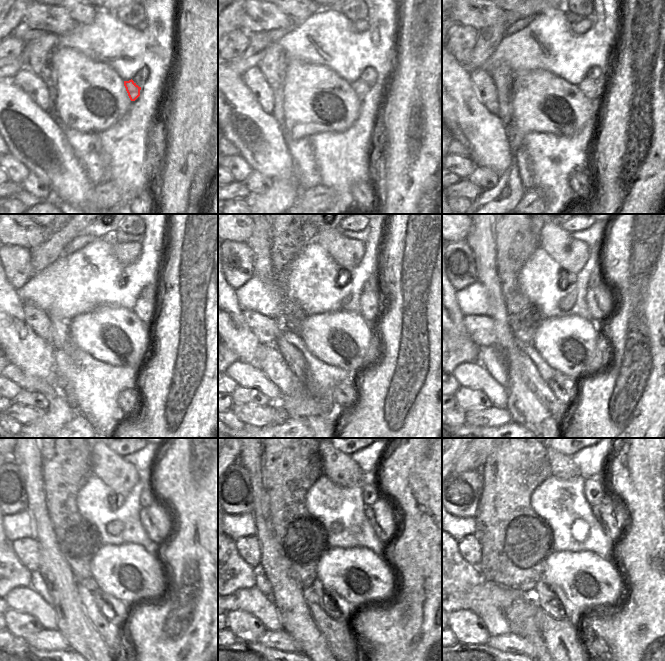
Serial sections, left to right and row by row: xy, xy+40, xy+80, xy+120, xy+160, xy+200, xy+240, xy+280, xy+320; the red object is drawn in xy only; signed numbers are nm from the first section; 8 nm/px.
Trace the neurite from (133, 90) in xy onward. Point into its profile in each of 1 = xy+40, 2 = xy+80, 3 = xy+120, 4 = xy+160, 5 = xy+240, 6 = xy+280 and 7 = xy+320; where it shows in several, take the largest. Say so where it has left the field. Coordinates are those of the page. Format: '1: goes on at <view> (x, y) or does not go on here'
1: goes on at xy+40 (360, 88)
2: goes on at xy+80 (593, 89)
3: goes on at xy+120 (145, 309)
4: goes on at xy+160 (373, 304)
5: goes on at xy+240 (156, 519)
6: goes on at xy+280 (381, 516)
7: goes on at xy+320 (606, 512)

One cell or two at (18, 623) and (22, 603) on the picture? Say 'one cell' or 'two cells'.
two cells

